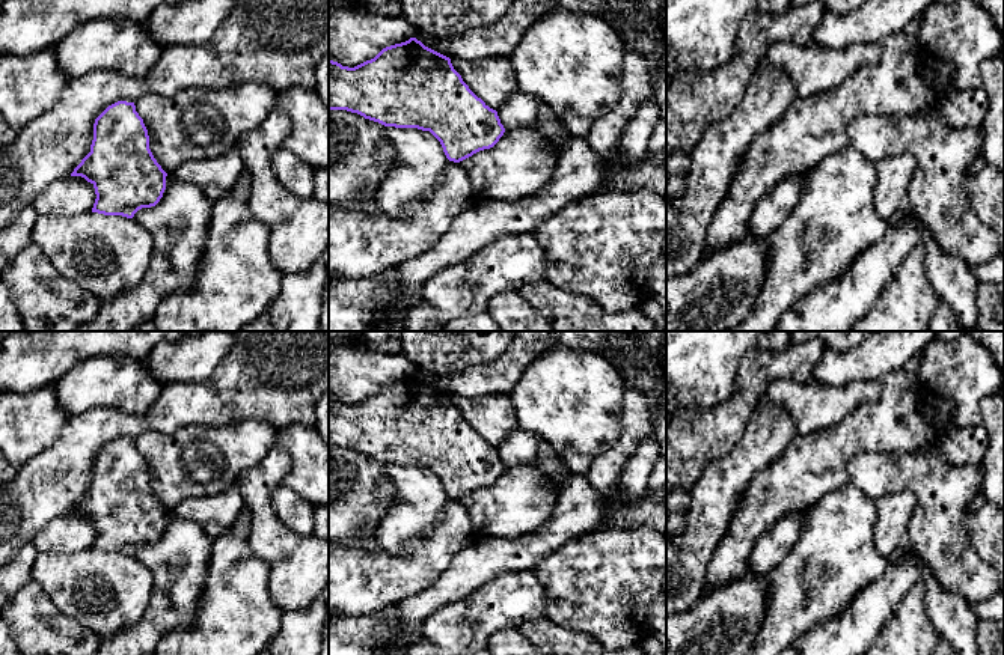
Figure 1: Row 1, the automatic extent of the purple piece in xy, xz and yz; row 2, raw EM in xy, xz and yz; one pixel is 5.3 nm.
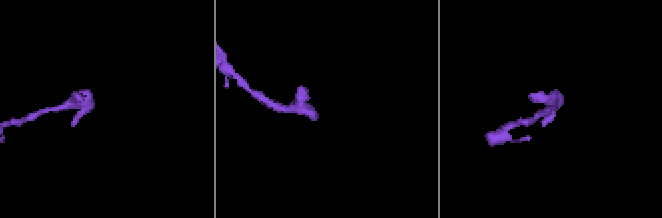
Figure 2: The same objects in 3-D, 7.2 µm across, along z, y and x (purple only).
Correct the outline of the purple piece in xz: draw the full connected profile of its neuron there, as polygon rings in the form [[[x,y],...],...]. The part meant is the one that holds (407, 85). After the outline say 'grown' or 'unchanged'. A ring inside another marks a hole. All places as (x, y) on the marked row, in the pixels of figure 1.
[[[416,38],[386,47],[374,59],[354,68],[329,59],[330,110],[357,113],[384,126],[430,131],[454,163],[493,148],[505,133],[497,111],[469,89],[451,59]]]; unchanged

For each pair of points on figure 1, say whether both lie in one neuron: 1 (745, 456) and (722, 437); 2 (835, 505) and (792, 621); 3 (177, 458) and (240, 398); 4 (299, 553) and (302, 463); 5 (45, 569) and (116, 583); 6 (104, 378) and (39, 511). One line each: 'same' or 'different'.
1: different
2: same
3: different
4: different
5: same
6: different

